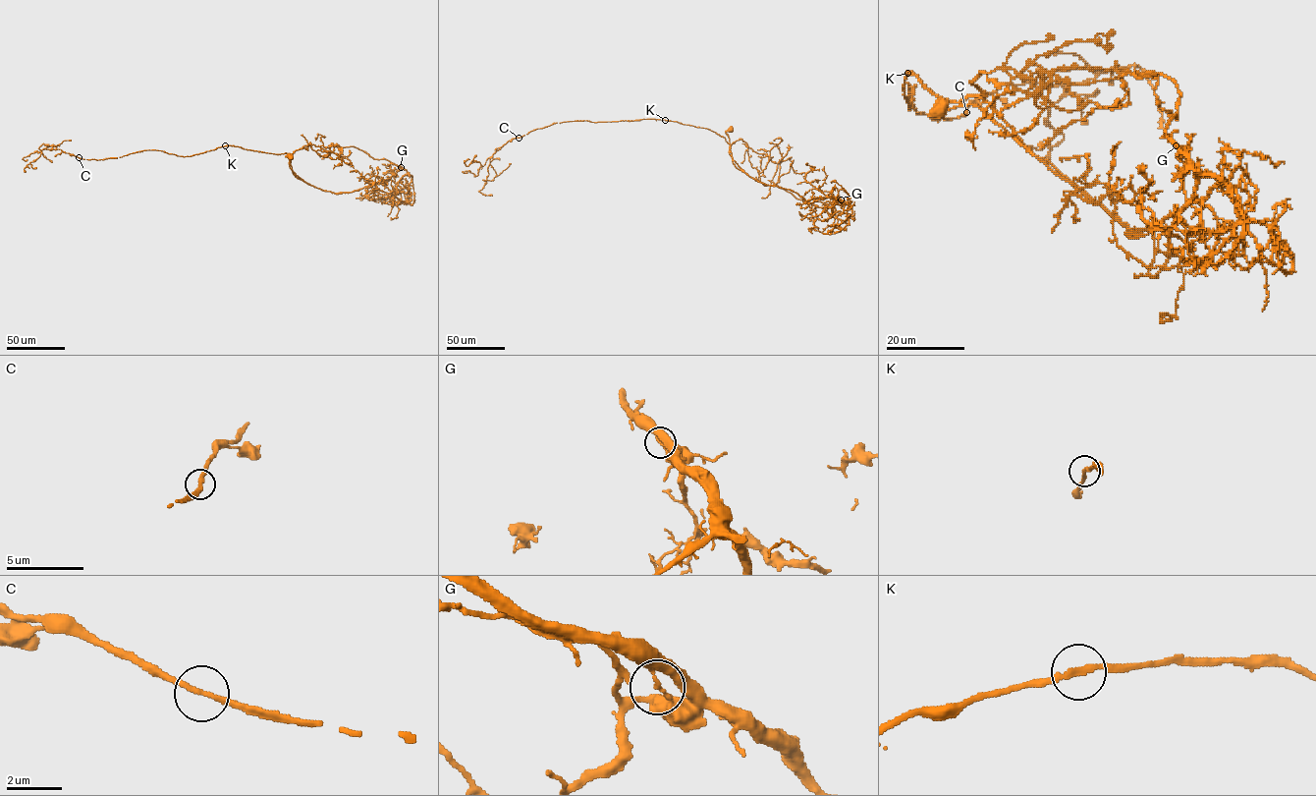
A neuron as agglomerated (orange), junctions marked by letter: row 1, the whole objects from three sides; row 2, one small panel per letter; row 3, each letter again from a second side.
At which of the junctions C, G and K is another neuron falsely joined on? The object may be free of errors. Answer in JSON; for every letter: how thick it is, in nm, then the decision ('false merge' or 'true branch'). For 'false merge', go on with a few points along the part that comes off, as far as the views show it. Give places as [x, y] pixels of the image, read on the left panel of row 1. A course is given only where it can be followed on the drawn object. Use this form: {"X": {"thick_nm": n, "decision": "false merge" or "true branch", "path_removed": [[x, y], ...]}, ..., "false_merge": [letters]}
{"C": {"thick_nm": 200, "decision": "true branch"}, "G": {"thick_nm": 140, "decision": "false merge", "path_removed": [[401, 167], [385, 159], [373, 159], [353, 146], [336, 146], [319, 154], [336, 153], [342, 164], [333, 168]]}, "K": {"thick_nm": 180, "decision": "true branch"}, "false_merge": ["G"]}

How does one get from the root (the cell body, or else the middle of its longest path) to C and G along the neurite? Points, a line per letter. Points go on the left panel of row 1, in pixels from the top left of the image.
C: (290, 157), (291, 168), (286, 152), (233, 145), (190, 156), (147, 149), (78, 157)
G: (290, 157), (285, 156), (290, 155), (292, 169), (300, 177), (335, 193), (382, 184), (401, 167)

